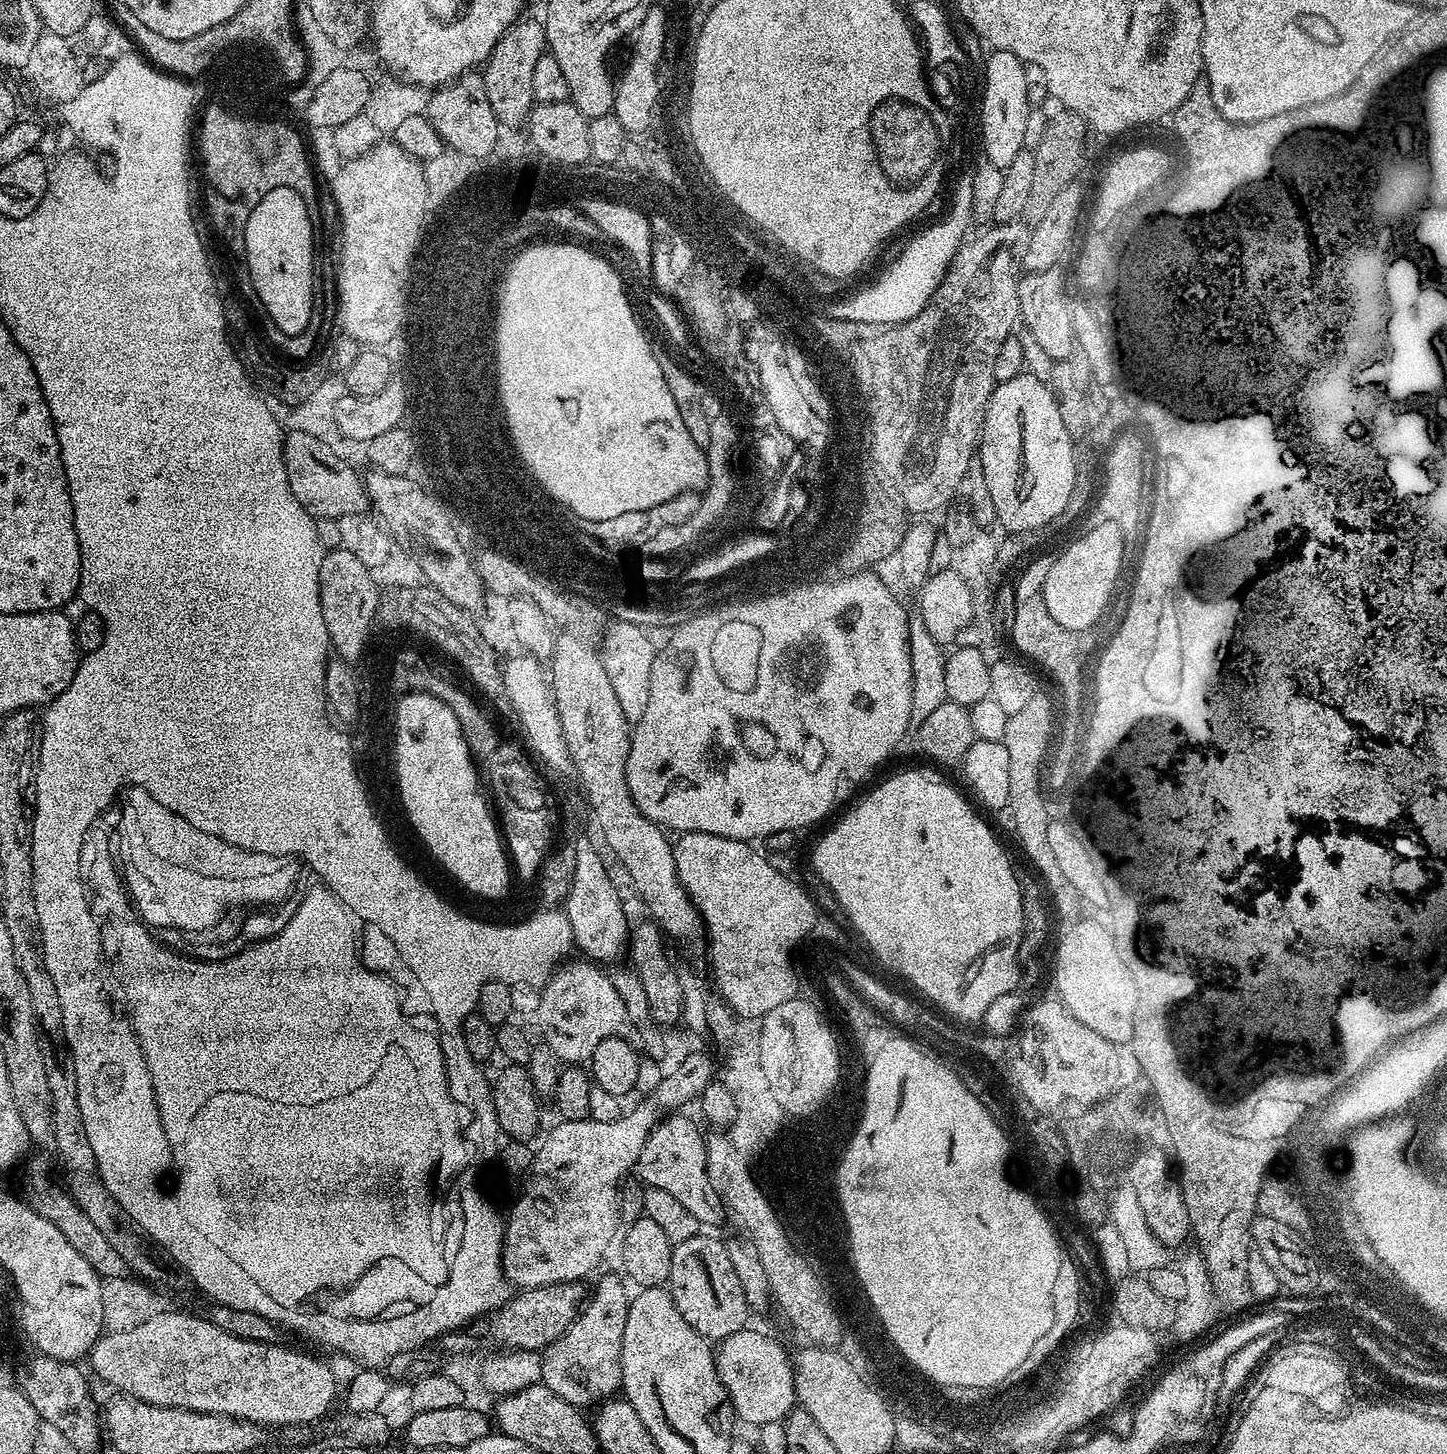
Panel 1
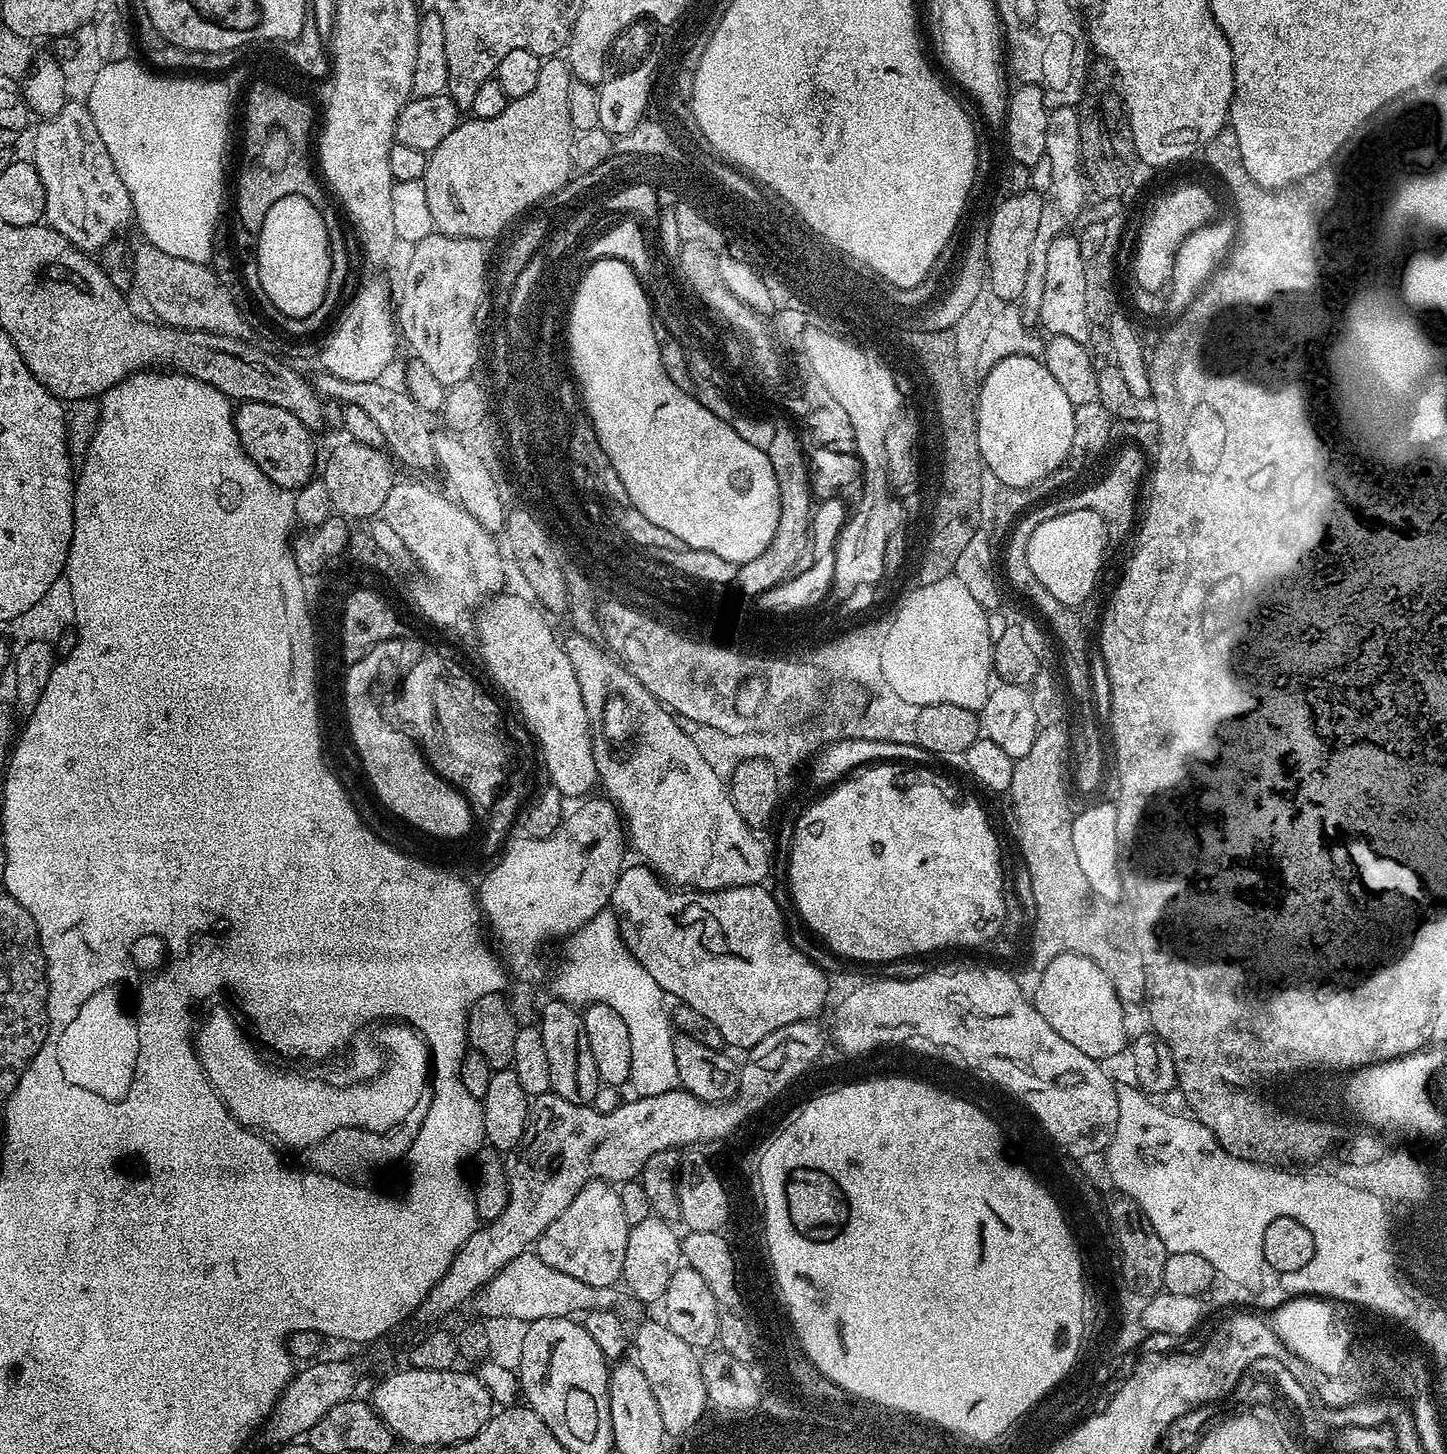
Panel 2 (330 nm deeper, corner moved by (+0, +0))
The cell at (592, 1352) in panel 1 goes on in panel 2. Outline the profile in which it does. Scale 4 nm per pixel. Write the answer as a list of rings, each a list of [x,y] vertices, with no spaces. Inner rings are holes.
[[[592,1180],[582,1186],[566,1210],[546,1226],[534,1251],[546,1266],[554,1266],[554,1270],[562,1270],[562,1274],[570,1274],[570,1278],[578,1278],[578,1282],[611,1288],[624,1275],[629,1227],[619,1191],[607,1180]]]

